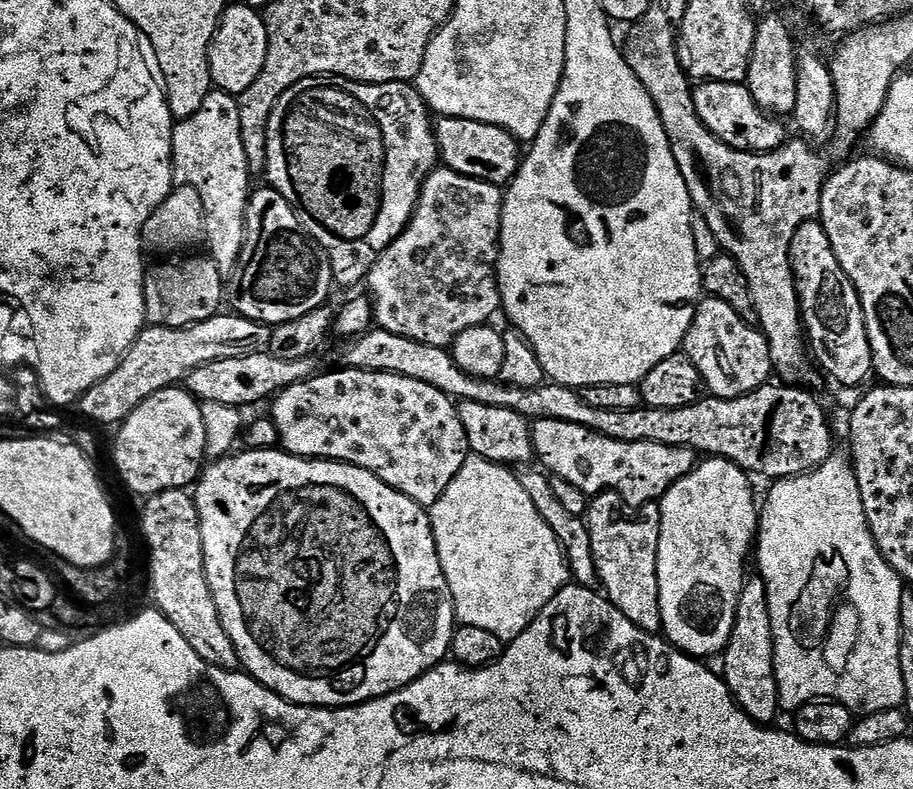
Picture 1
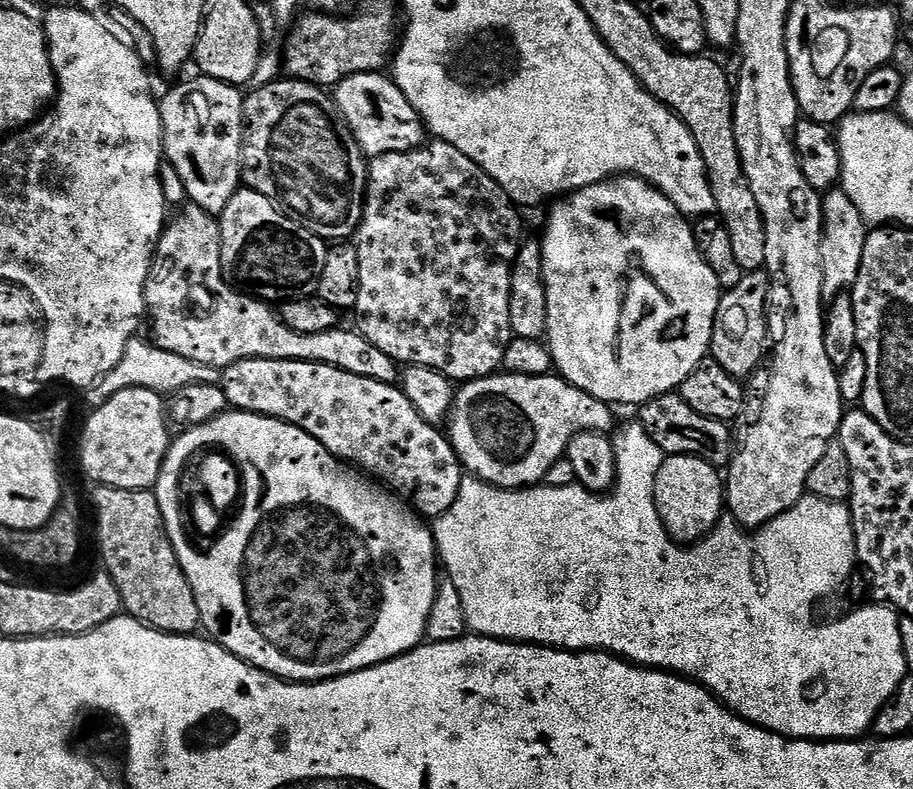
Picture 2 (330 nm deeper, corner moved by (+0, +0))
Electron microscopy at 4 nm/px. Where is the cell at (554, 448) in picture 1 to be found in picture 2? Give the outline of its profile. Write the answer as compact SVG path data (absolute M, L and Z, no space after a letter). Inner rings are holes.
M493 374L459 385L456 401L453 402L446 421L446 435L452 441L452 449L456 451L465 473L475 474L478 479L492 484L495 488L519 490L539 485L550 470L550 466L565 459L570 442L578 434L611 433L617 427L616 416L612 412L615 412L613 405L586 394L586 390L568 383L559 374L546 376Z

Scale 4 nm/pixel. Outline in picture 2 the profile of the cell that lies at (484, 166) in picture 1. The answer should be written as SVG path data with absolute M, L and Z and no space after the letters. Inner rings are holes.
M383 71L350 74L335 85L334 99L340 115L355 134L365 157L375 158L395 152L409 152L425 143L424 119L420 117L410 98L402 94L391 75Z

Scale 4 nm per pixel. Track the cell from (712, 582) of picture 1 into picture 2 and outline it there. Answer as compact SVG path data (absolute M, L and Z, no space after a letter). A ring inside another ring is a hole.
M670 456L658 470L654 498L668 535L687 546L703 540L720 523L726 508L726 484L715 466L702 458Z

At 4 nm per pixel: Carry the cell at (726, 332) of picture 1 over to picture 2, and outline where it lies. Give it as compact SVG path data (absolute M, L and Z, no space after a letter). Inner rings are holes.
M767 271L749 272L738 282L738 286L727 289L720 297L720 305L716 311L716 321L712 331L712 346L710 349L711 359L722 366L732 376L737 378L748 378L761 367L766 356L766 349L770 344L768 334L768 310L766 301L768 299L768 274Z

